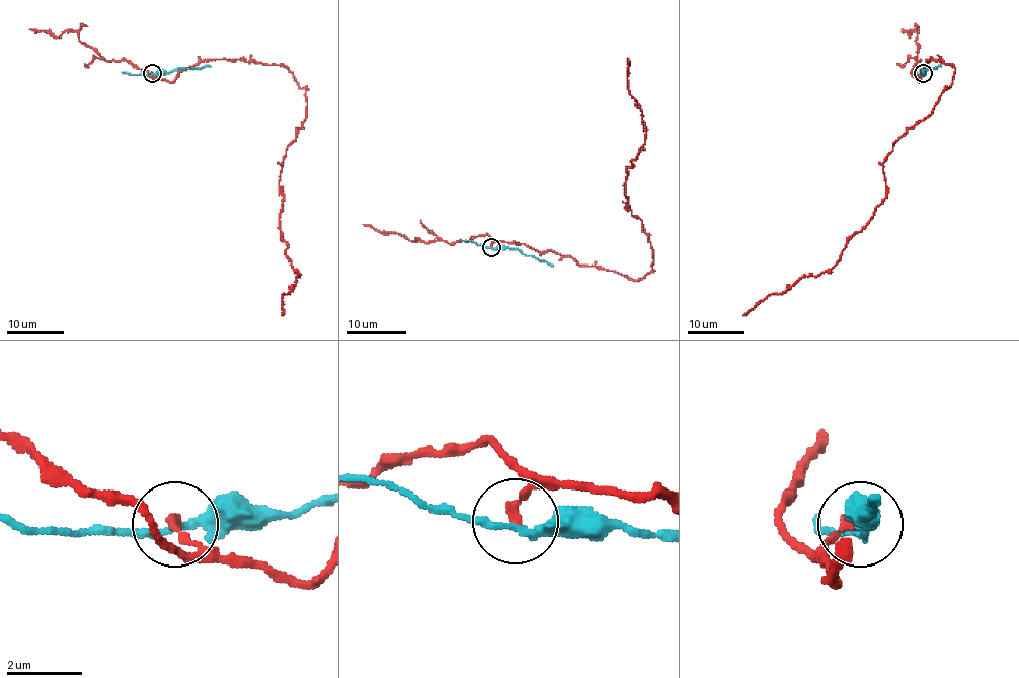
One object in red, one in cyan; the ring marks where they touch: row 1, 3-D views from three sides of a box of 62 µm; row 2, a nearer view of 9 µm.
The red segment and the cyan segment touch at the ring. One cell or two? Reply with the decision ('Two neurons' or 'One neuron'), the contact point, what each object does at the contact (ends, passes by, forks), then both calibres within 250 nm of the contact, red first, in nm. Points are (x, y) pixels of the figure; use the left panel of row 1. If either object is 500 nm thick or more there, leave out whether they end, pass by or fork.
Two neurons. Place: (152, 73). At the ring red ends. At the ring cyan passes by. Thickness 280 nm (red) against 200 nm

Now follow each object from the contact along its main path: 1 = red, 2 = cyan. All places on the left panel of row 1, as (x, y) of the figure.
1: (152, 73), (236, 59), (283, 65), (305, 90), (282, 164), (300, 276), (282, 315)
2: (152, 73), (211, 66)

